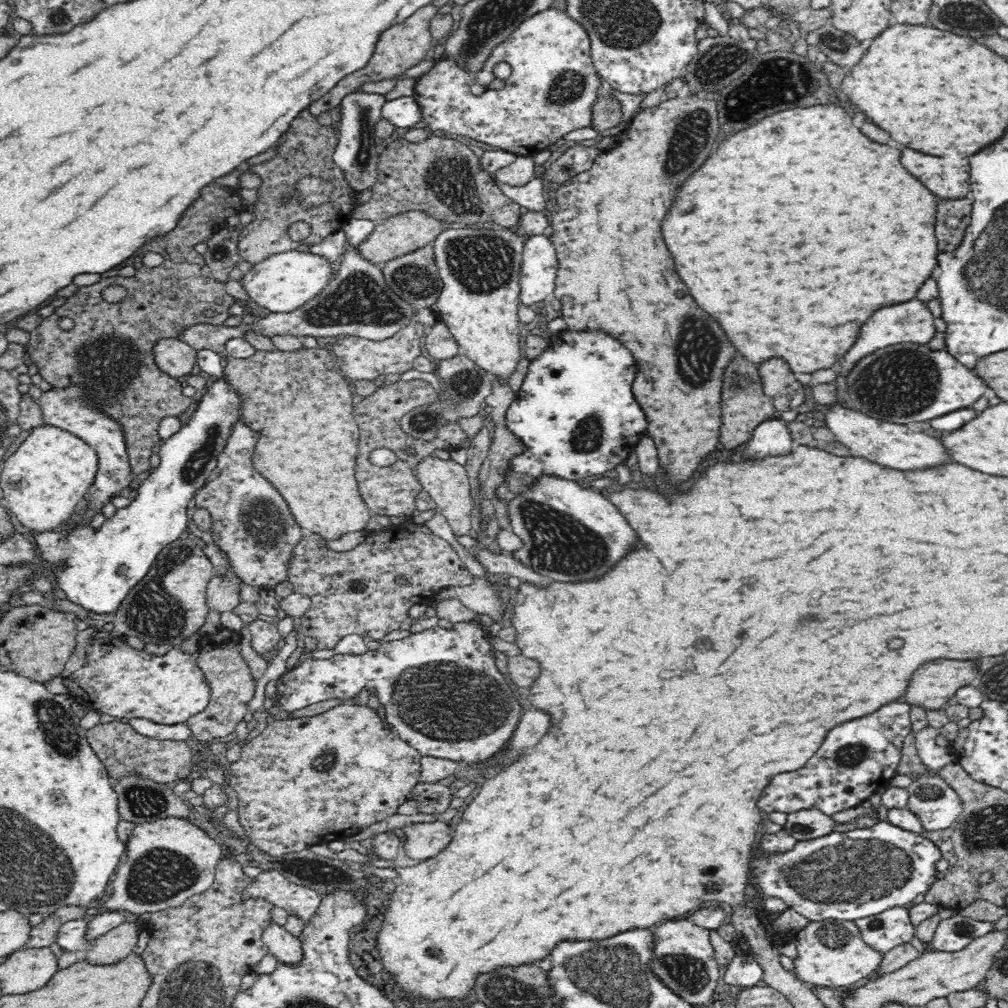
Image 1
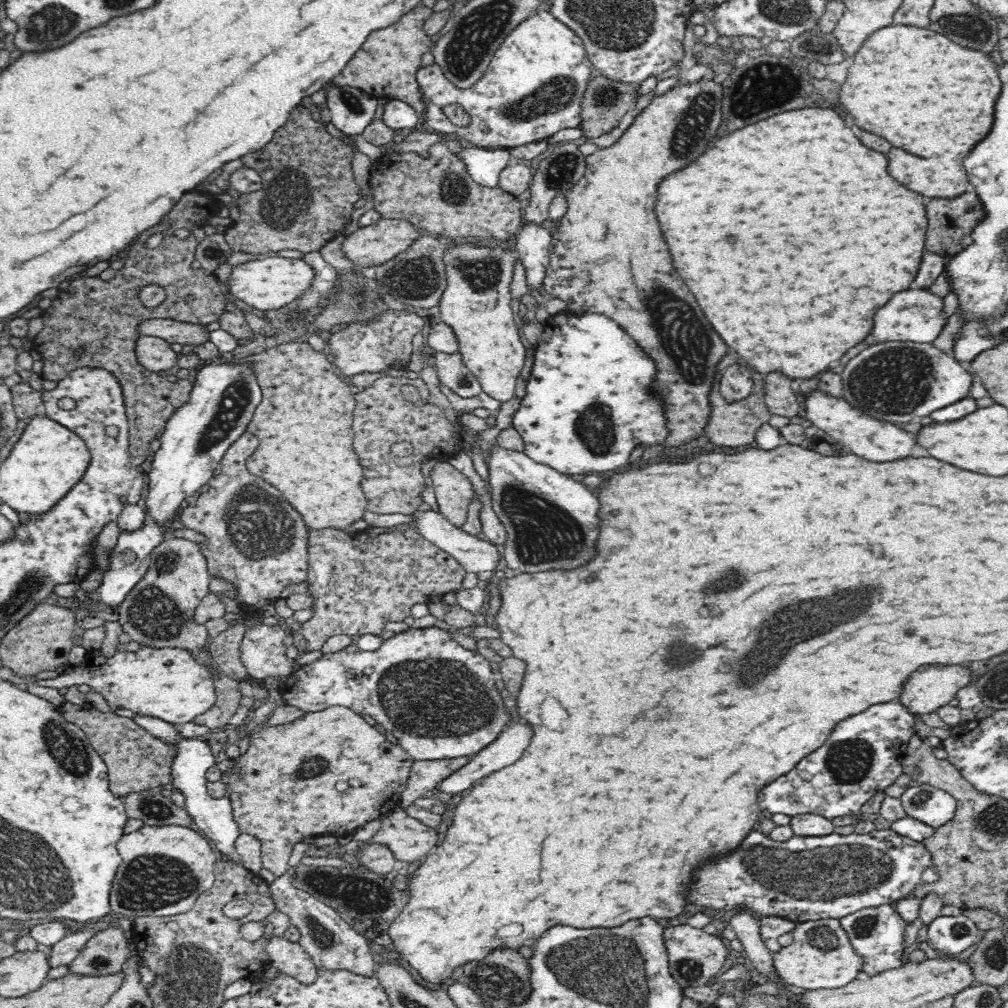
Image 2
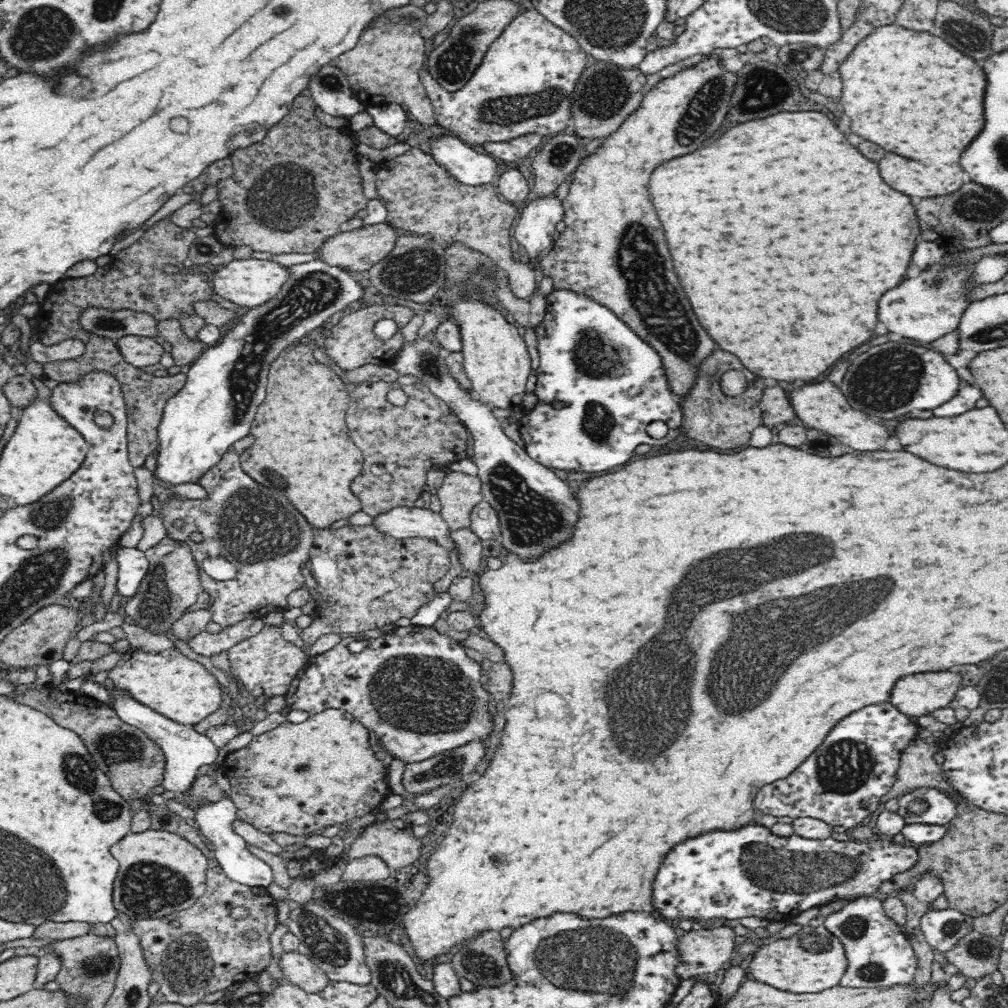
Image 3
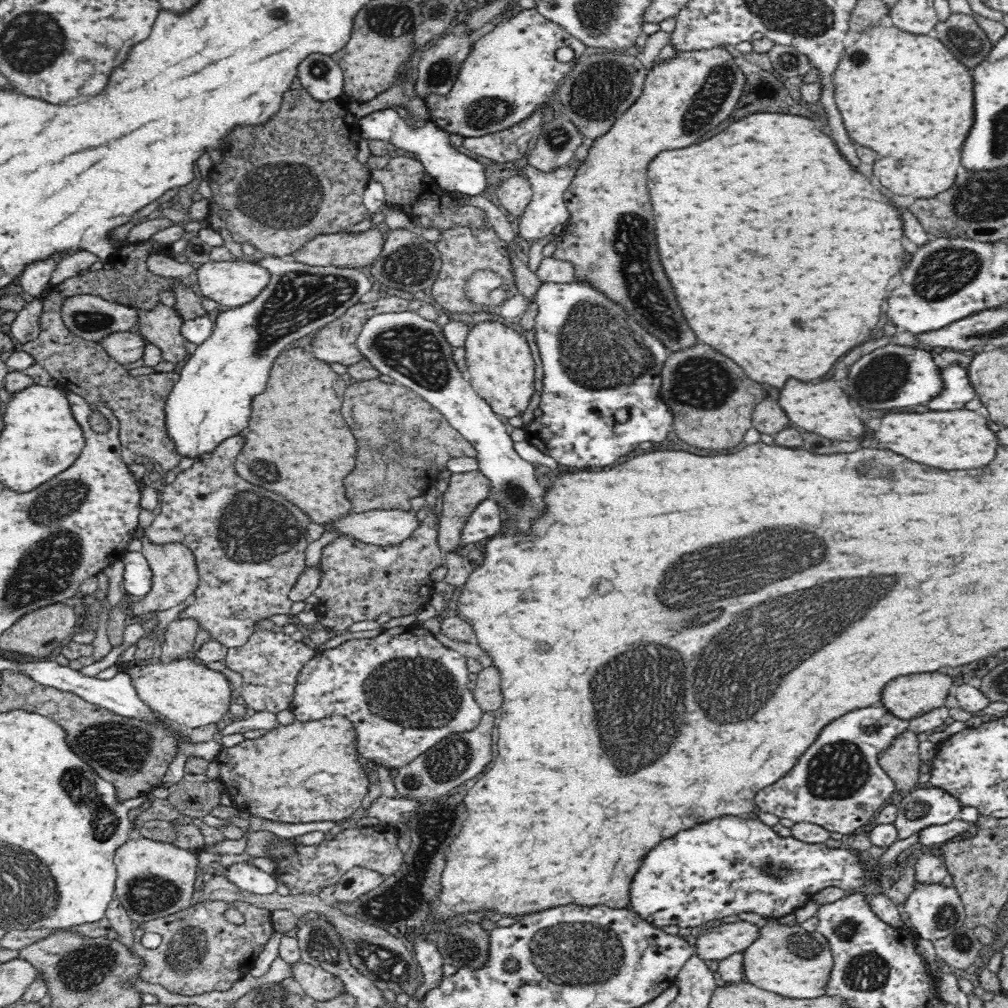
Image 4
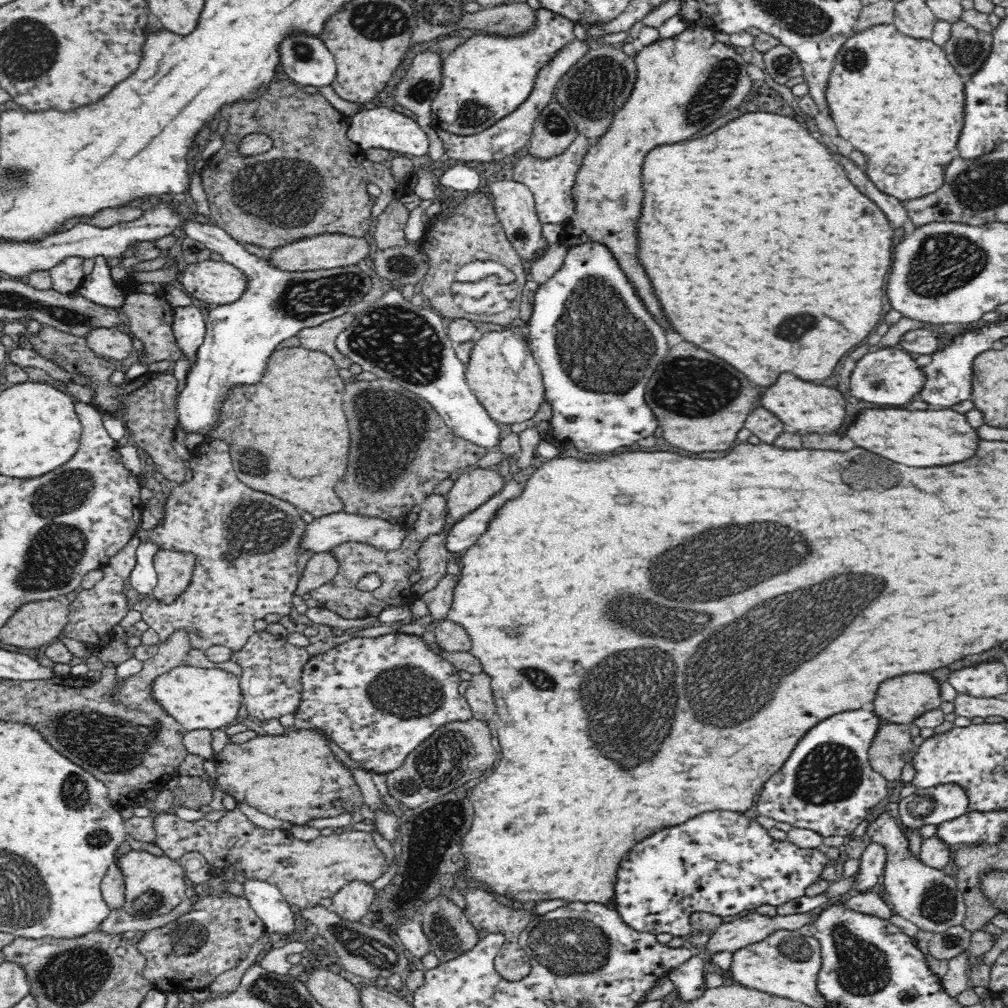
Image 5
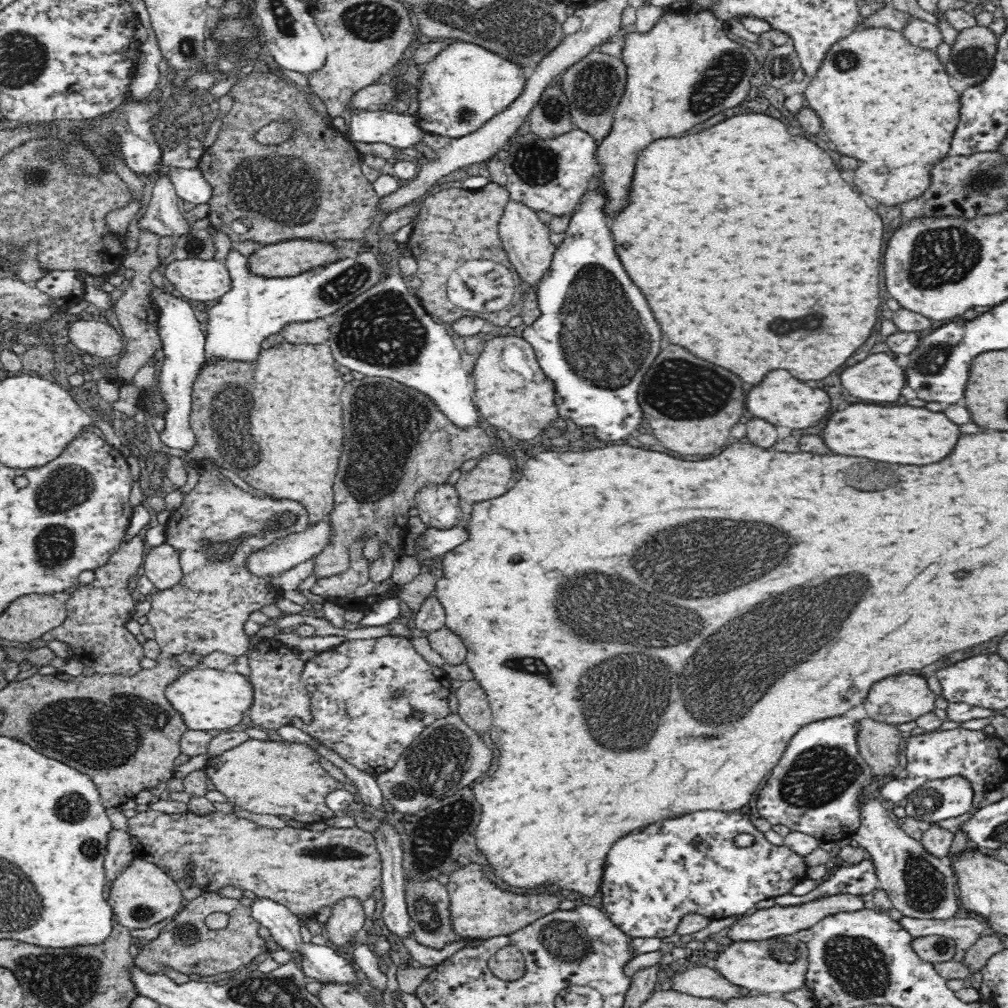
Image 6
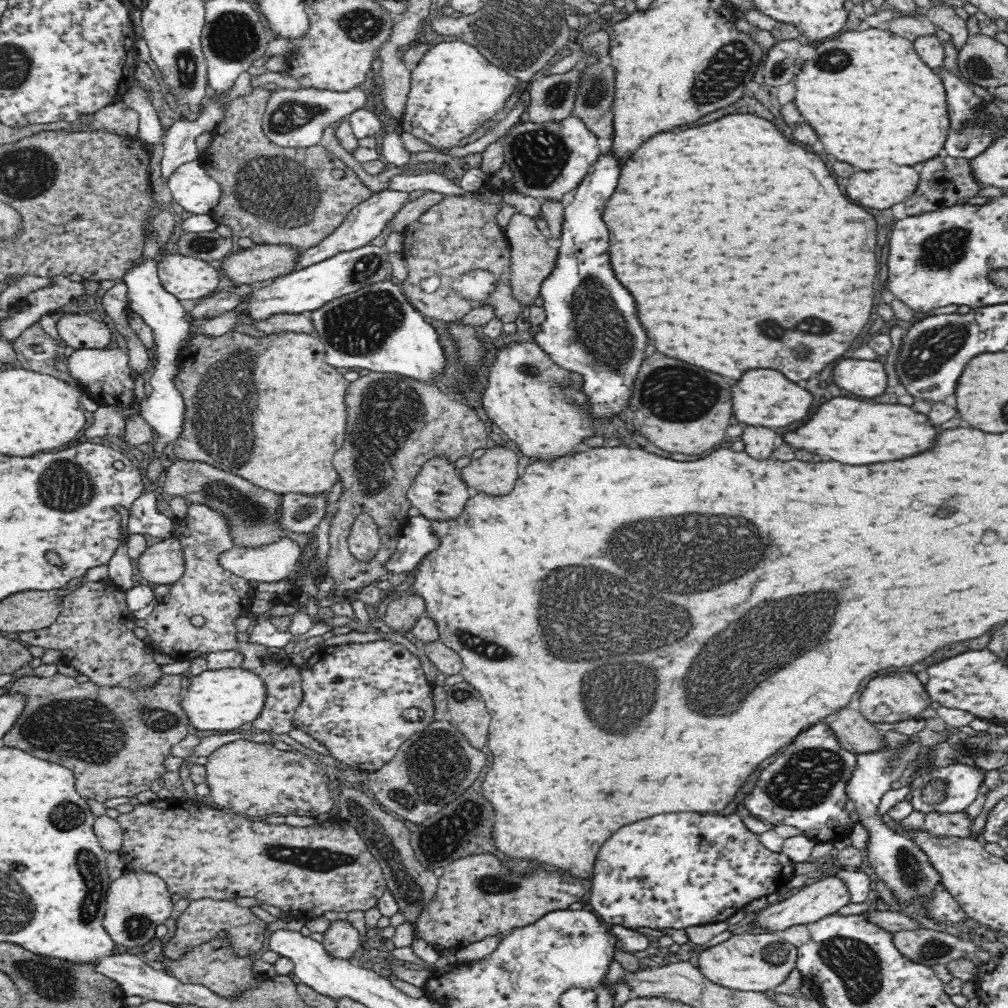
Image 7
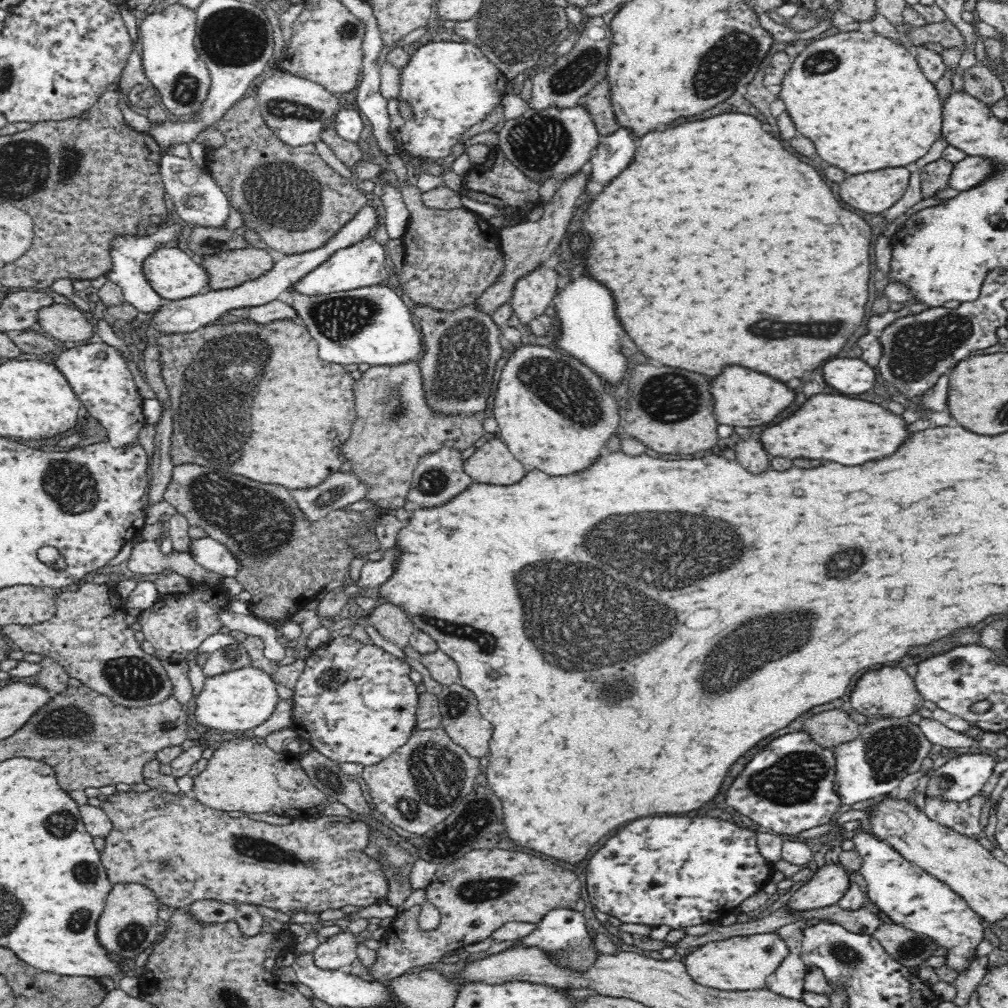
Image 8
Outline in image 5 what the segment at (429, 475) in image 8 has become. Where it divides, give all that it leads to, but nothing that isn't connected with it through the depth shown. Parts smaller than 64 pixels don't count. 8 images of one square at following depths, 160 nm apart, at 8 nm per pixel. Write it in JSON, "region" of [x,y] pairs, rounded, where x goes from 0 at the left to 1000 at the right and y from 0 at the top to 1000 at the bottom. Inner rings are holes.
{"region":[[[430,488],[427,492],[423,492],[419,498],[415,514],[410,523],[405,525],[395,546],[382,547],[372,544],[371,541],[352,537],[327,544],[327,551],[334,558],[334,566],[327,577],[307,587],[309,595],[313,595],[316,603],[329,605],[337,613],[343,613],[343,615],[353,615],[353,613],[363,613],[364,611],[375,612],[383,605],[383,601],[384,603],[387,601],[406,602],[411,595],[417,593],[415,588],[411,586],[411,578],[407,577],[407,569],[417,568],[416,549],[423,534],[430,533],[440,524],[442,509],[440,491]],[[364,569],[375,569],[379,575],[378,580],[368,587],[355,584],[355,575]]]}

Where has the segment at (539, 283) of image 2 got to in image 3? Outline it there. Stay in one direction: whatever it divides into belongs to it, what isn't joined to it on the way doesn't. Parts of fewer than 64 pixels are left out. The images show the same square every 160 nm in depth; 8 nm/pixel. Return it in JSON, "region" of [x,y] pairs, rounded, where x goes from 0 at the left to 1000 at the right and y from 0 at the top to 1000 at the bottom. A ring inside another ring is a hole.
{"region":[[[551,191],[542,196],[530,198],[523,204],[517,204],[517,212],[512,218],[512,225],[510,225],[510,236],[522,248],[525,258],[536,258],[538,250],[547,248],[550,243],[552,222],[557,218],[559,218],[559,204]]]}

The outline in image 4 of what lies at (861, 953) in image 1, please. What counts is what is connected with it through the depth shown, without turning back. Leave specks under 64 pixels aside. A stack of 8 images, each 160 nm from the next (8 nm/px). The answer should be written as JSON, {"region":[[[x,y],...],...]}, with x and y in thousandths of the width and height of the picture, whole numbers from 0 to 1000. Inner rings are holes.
{"region":[[[762,912],[761,917],[754,921],[752,932],[738,942],[738,972],[776,988],[793,991],[807,991],[808,989],[815,988],[819,985],[821,972],[825,968],[825,960],[827,960],[827,947],[825,947],[821,931],[812,923],[802,925],[794,917],[776,919],[771,917],[769,912]]]}

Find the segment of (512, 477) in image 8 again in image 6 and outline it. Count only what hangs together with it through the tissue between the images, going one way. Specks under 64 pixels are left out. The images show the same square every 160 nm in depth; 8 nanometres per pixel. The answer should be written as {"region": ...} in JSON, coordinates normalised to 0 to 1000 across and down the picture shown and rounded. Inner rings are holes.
{"region":[[[502,449],[483,450],[469,465],[458,469],[449,480],[455,492],[455,500],[472,501],[502,490],[509,480],[508,469]]]}

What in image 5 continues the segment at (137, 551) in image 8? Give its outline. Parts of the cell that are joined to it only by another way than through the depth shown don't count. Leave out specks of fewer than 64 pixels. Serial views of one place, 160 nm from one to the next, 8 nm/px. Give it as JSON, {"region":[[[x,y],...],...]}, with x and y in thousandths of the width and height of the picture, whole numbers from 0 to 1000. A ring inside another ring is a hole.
{"region":[[[158,545],[152,555],[156,569],[156,580],[150,587],[152,594],[161,599],[175,597],[190,577],[194,554],[190,548]]]}

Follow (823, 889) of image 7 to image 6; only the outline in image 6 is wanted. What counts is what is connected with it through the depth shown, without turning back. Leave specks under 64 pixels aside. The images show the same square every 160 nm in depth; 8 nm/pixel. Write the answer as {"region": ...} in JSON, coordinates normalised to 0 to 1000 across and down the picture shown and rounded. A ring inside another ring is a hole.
{"region":[[[843,887],[820,890],[806,896],[794,897],[794,899],[774,899],[770,897],[764,901],[747,903],[735,913],[732,913],[732,915],[727,916],[727,918],[722,920],[718,935],[723,937],[726,935],[756,934],[770,929],[788,928],[794,923],[806,921],[818,909],[828,908],[832,905],[849,905],[857,903],[857,901],[859,901],[859,895],[854,893],[853,889]]]}

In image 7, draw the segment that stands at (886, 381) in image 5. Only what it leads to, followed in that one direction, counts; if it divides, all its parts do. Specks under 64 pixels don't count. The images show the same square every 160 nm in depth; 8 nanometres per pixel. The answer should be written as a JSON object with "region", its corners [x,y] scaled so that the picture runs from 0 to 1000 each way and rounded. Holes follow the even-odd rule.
{"region":[[[869,356],[835,357],[827,365],[827,377],[833,385],[855,395],[871,395],[881,385],[879,365]]]}

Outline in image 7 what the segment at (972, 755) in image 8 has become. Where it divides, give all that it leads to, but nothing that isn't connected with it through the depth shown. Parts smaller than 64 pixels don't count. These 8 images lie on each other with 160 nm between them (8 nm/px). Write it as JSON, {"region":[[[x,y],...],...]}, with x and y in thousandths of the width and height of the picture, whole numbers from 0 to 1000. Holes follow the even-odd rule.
{"region":[[[947,759],[946,761],[931,763],[921,771],[915,774],[909,774],[907,777],[907,786],[905,786],[904,797],[907,805],[915,809],[924,807],[933,807],[933,809],[950,809],[956,807],[960,800],[969,793],[971,784],[976,778],[978,765],[970,760]]]}

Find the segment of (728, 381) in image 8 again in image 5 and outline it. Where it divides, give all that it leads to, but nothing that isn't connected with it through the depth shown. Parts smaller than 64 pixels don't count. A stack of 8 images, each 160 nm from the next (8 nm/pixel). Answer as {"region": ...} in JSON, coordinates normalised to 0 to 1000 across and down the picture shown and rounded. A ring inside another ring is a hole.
{"region":[[[776,371],[772,381],[764,383],[762,389],[756,393],[756,401],[760,401],[760,406],[768,409],[772,415],[776,415],[778,421],[788,423],[792,427],[800,427],[800,429],[829,429],[835,423],[839,423],[839,397],[837,393],[823,383],[810,383],[806,379],[798,379],[794,375],[790,375],[788,371]]]}

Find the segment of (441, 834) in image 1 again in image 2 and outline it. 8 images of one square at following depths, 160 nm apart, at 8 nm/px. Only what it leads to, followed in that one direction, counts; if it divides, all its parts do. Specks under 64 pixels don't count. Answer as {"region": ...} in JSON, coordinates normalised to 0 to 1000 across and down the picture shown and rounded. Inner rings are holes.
{"region":[[[399,801],[377,814],[364,836],[381,836],[389,842],[393,853],[417,856],[435,837],[435,825],[413,812],[407,812]]]}

